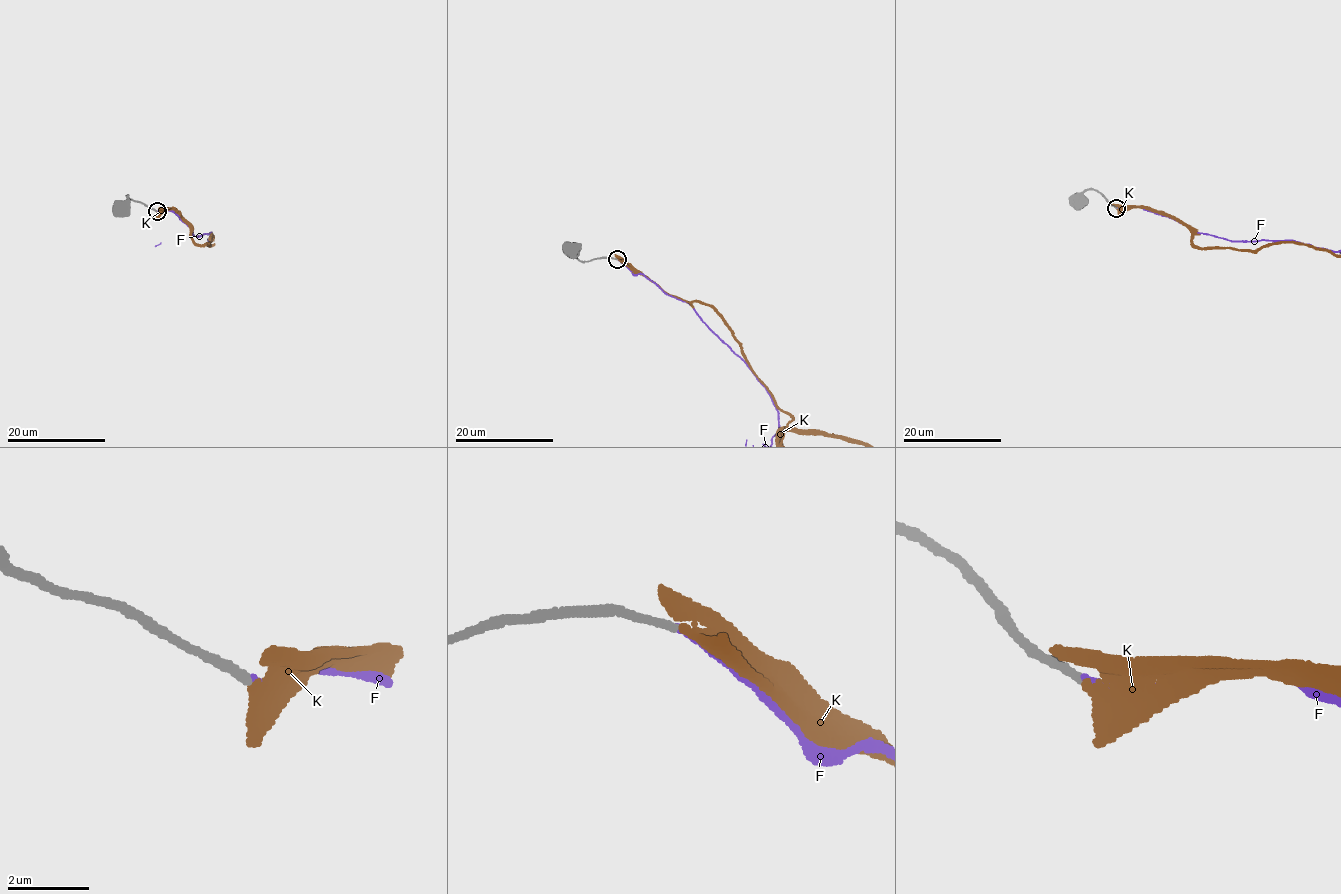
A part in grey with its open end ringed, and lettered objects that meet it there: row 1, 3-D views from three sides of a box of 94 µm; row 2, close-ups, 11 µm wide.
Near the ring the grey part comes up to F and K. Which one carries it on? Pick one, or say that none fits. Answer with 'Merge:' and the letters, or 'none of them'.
Merge: F

